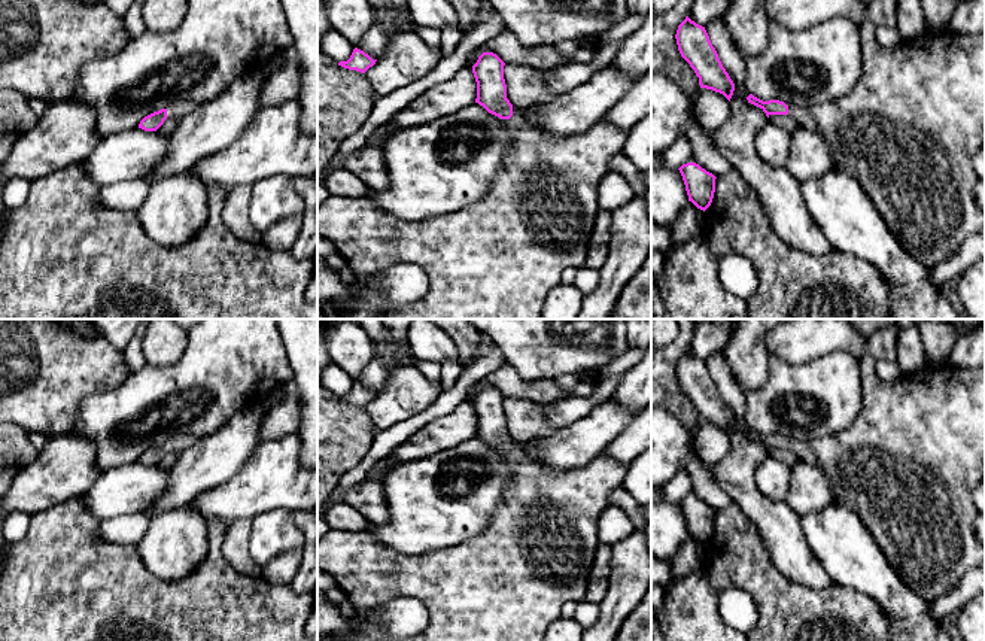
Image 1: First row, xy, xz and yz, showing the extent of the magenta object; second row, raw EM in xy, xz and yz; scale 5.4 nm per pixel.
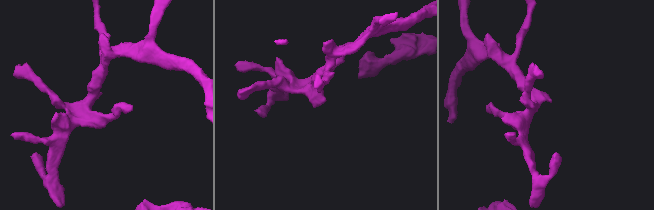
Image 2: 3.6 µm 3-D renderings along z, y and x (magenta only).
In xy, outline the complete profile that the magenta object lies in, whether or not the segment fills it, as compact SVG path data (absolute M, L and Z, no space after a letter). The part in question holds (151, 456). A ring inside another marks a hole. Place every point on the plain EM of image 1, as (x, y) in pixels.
M177 435L167 443L161 443L158 446L153 446L153 447L145 450L140 455L139 462L142 462L145 465L156 465L167 452L180 453L185 449L191 447L195 441L197 441L195 437Z

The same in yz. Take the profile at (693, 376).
M685 350L678 359L675 373L681 391L699 411L700 422L720 426L730 435L735 417L723 401L705 361Z

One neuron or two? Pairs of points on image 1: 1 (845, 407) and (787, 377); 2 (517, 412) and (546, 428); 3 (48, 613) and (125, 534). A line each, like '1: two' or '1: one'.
1: one
2: one
3: two

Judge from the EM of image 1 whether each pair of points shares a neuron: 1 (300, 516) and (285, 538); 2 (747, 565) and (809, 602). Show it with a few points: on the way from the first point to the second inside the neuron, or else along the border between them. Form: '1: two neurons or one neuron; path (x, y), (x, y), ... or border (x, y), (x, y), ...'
1: two neurons; border (289, 513), (301, 531)
2: one neuron; path (762, 580), (784, 602), (795, 602)

